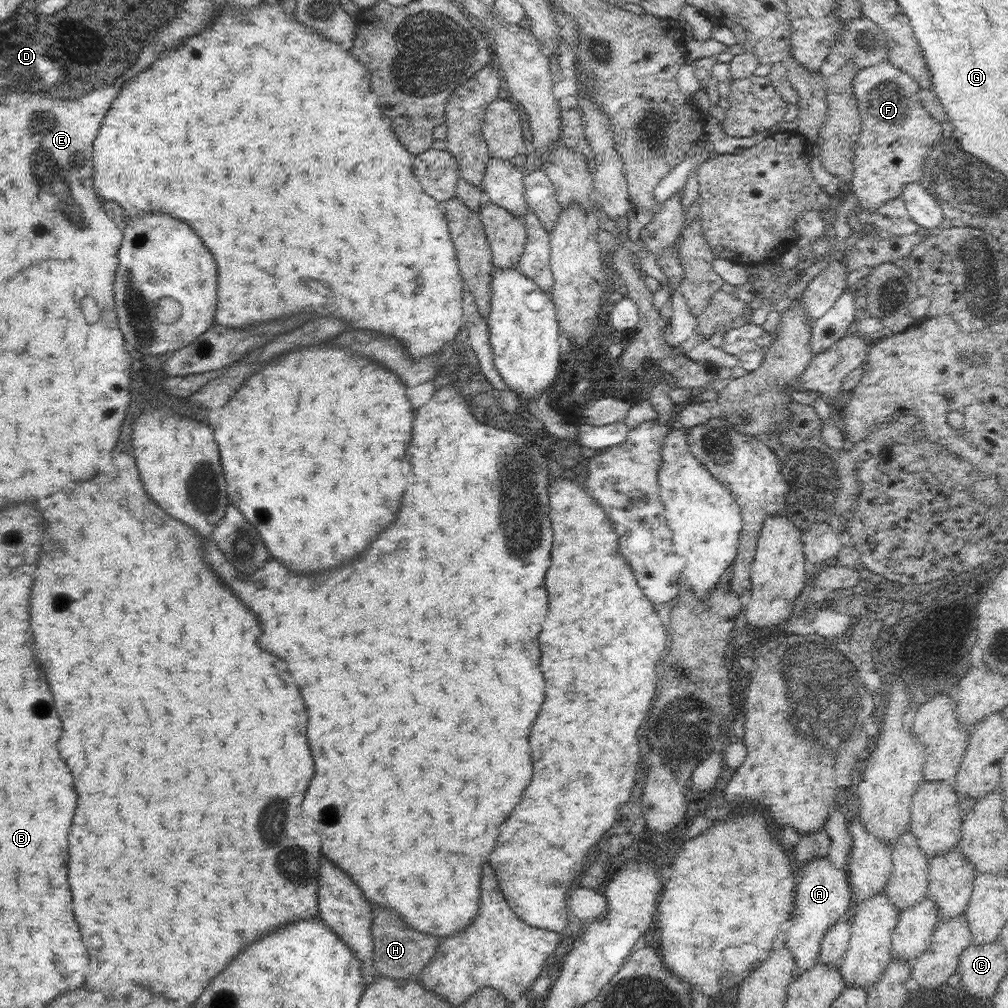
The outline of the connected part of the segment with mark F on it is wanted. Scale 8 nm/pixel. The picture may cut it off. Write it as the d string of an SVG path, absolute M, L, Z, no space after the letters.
M888 60L884 62L877 62L876 65L871 65L870 67L860 69L858 74L853 81L853 91L855 94L855 99L857 100L857 107L859 110L859 115L861 116L861 133L858 137L858 142L855 145L855 157L853 160L853 192L858 199L859 207L863 208L863 210L867 210L867 208L880 208L882 204L887 202L890 204L896 198L901 196L903 193L903 188L905 184L909 182L918 183L919 180L924 176L924 171L926 170L926 161L930 152L934 151L934 148L937 147L938 141L943 137L942 135L942 125L941 122L938 122L929 112L924 108L924 105L921 103L919 97L919 85L908 75L906 72L900 71L895 65L892 65Z

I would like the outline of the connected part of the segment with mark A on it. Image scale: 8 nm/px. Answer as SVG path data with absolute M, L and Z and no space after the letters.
M816 855L802 867L796 883L793 914L790 928L785 932L785 947L794 957L794 974L798 976L810 971L819 963L821 942L825 934L838 922L842 915L851 914L853 893L849 887L847 871L838 870L828 856Z

